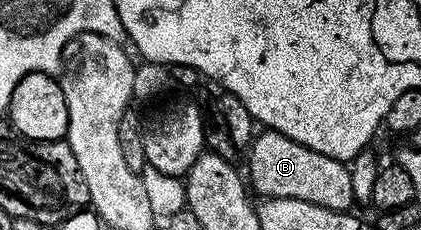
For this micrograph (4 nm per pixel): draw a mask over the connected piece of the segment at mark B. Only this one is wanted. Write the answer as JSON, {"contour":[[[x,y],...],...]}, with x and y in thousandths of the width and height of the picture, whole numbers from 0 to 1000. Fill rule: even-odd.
{"contour":[[[653,561],[615,574],[591,635],[589,661],[589,787],[601,835],[615,839],[615,861],[722,865],[732,883],[751,883],[781,909],[822,917],[834,904],[831,887],[841,874],[841,770],[822,739],[829,730],[815,704],[779,674],[760,674],[760,657],[741,657],[665,587]]]}

